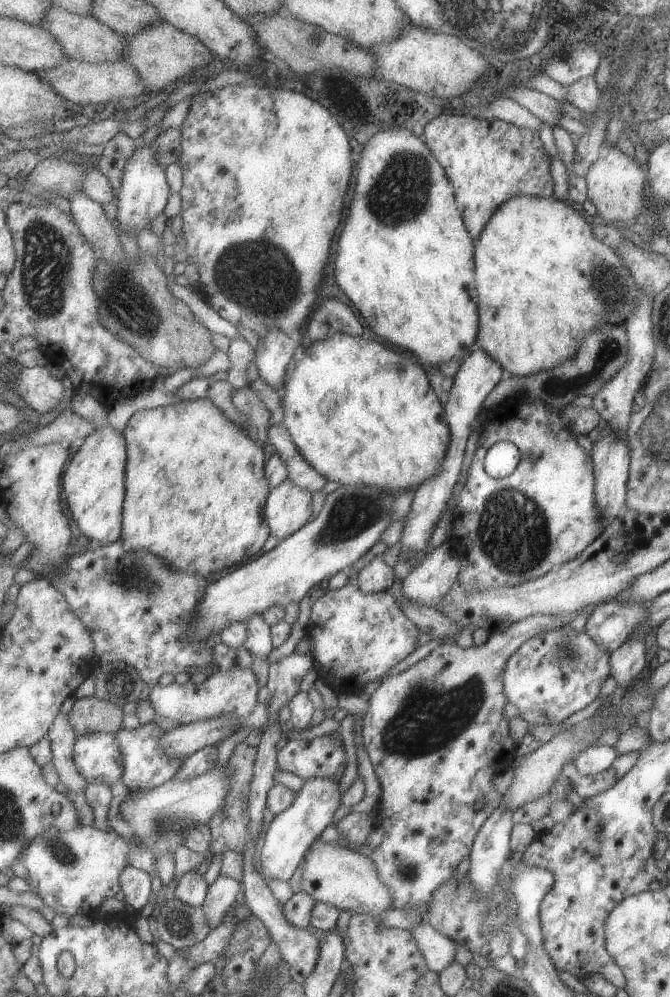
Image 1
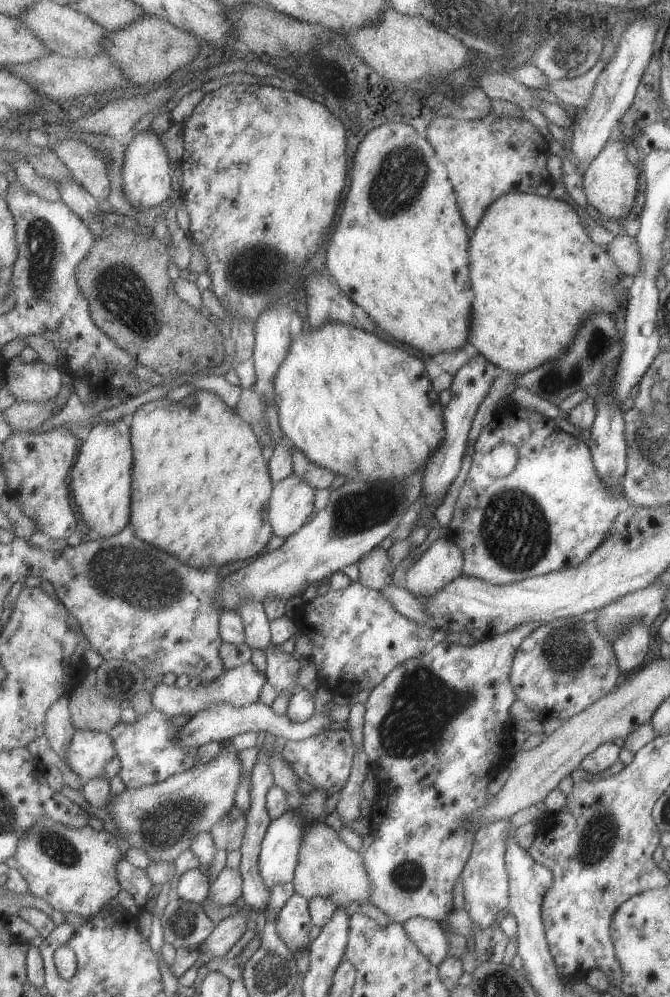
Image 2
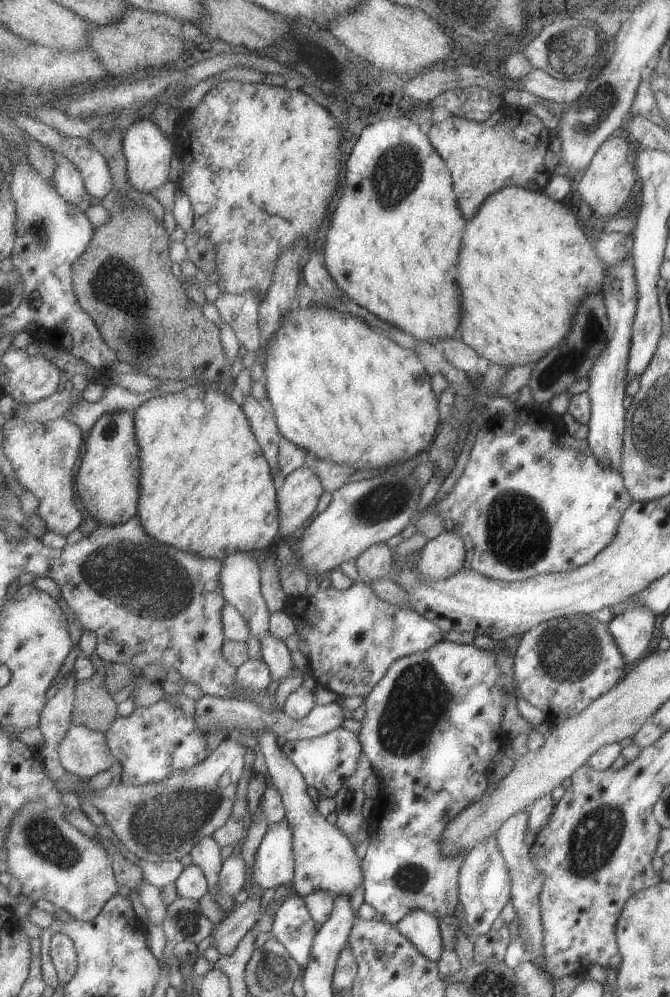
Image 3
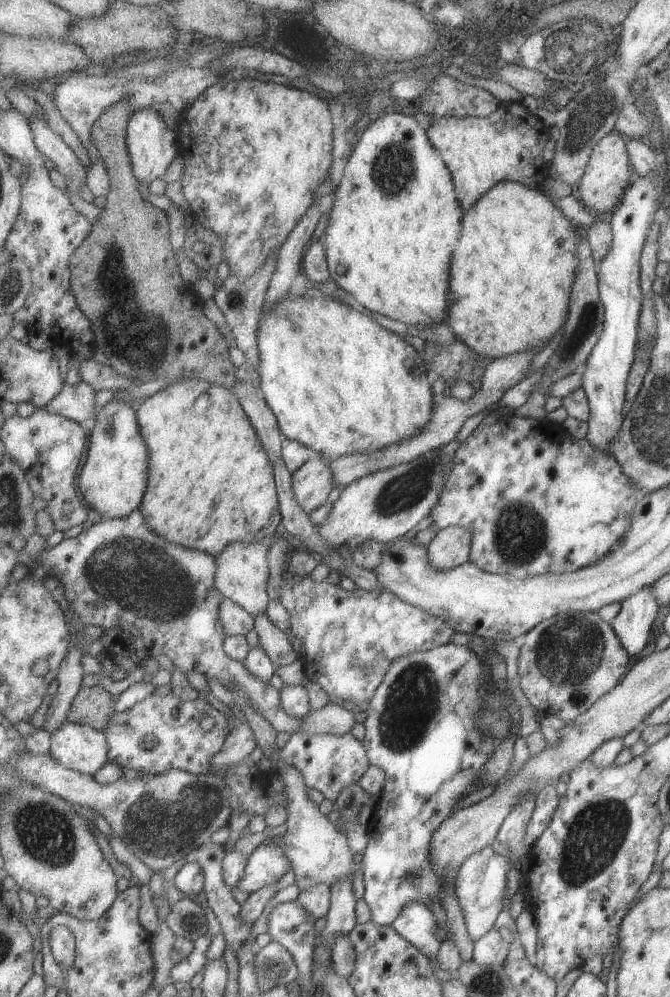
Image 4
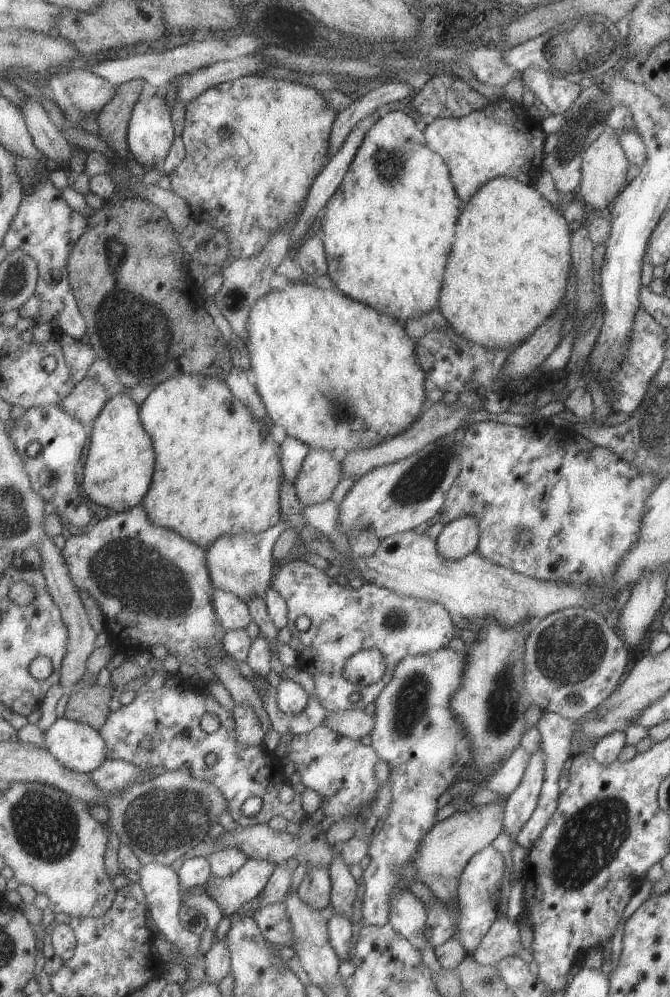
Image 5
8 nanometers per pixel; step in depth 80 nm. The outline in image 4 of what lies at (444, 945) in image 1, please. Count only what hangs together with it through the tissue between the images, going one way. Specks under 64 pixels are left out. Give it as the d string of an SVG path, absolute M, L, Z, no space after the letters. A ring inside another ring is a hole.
M410 903L393 926L433 961L438 960L442 938L438 935L437 918L423 903Z

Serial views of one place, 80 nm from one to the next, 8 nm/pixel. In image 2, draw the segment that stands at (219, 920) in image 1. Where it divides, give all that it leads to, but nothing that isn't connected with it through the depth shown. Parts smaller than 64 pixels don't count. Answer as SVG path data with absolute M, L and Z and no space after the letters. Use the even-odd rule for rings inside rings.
M224 867L211 885L208 899L215 906L229 906L241 896L244 896L244 878L239 867Z

